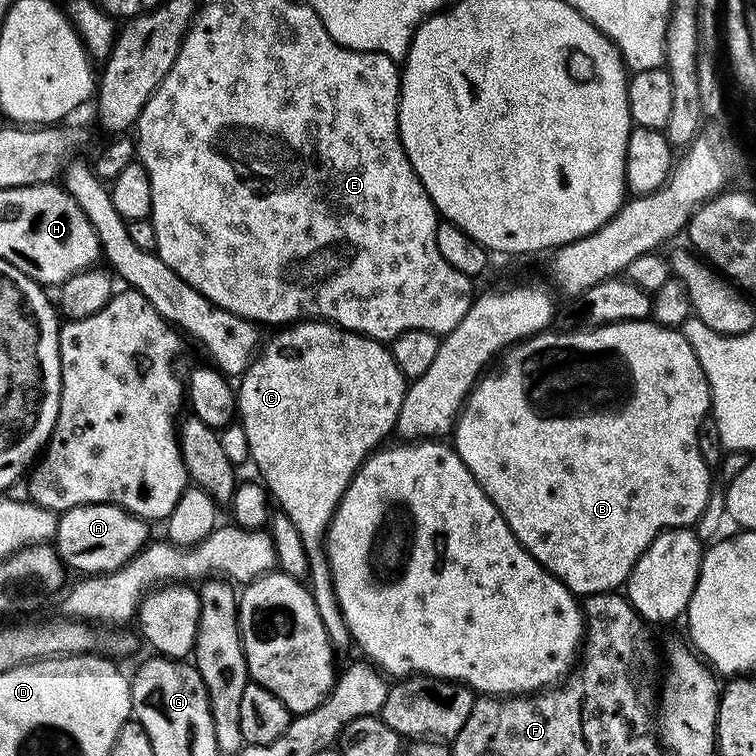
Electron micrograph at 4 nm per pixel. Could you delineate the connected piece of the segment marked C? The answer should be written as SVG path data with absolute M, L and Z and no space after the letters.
M298 320L287 326L281 327L277 336L267 337L266 343L257 351L256 356L252 359L252 365L246 369L244 375L239 377L238 391L236 392L236 407L238 409L238 422L246 430L246 442L250 442L250 460L260 471L259 479L267 488L269 497L274 501L275 507L286 518L290 518L290 522L294 522L294 530L298 530L300 541L304 547L304 553L308 555L308 570L306 573L306 583L312 590L312 597L318 606L318 614L322 617L322 626L326 626L326 634L330 634L330 642L332 648L336 652L337 657L344 658L348 651L353 651L354 645L352 635L346 626L346 618L340 609L338 602L338 594L334 590L334 578L330 570L330 562L328 561L328 549L326 547L326 537L328 535L328 527L336 513L336 507L340 505L340 499L344 497L344 492L350 486L350 482L354 478L354 474L360 469L364 459L373 452L377 451L385 443L384 436L392 436L396 419L398 418L398 410L402 410L402 398L406 387L406 377L402 374L402 370L398 370L398 366L392 357L391 347L387 343L375 340L369 336L363 336L357 332L351 332L345 328L340 328L337 324L329 324L327 320Z

